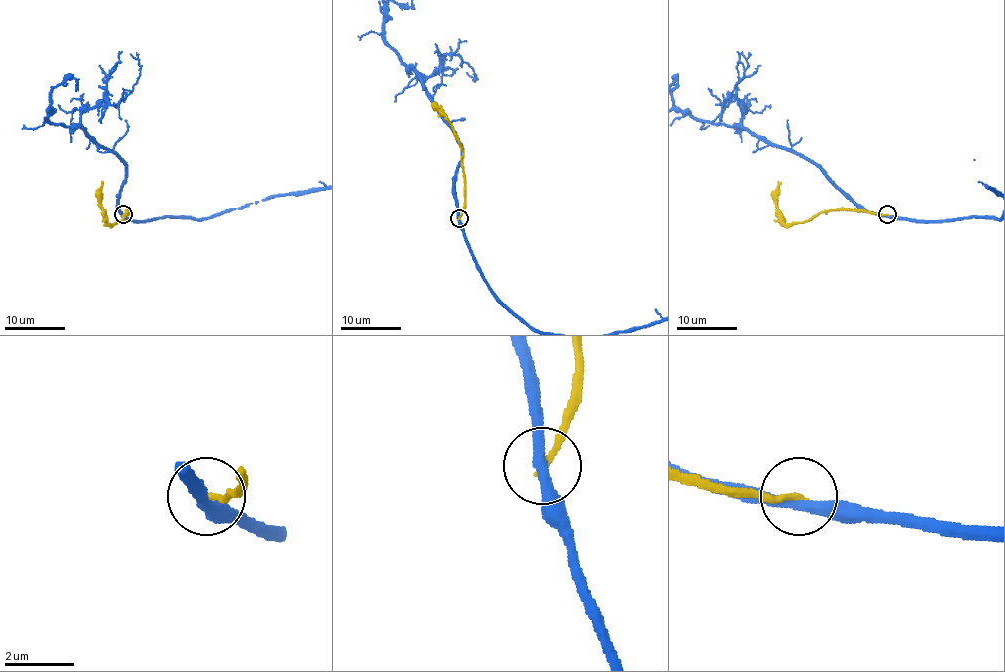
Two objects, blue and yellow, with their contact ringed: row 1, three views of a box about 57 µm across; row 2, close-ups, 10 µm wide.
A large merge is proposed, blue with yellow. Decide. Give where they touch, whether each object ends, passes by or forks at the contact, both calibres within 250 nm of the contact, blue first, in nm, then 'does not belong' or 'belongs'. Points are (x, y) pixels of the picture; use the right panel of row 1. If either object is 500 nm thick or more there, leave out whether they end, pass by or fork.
at (887, 214); blue passes by; yellow ends there; 320 nm thick on the blue side, 180 nm on the other; does not belong

